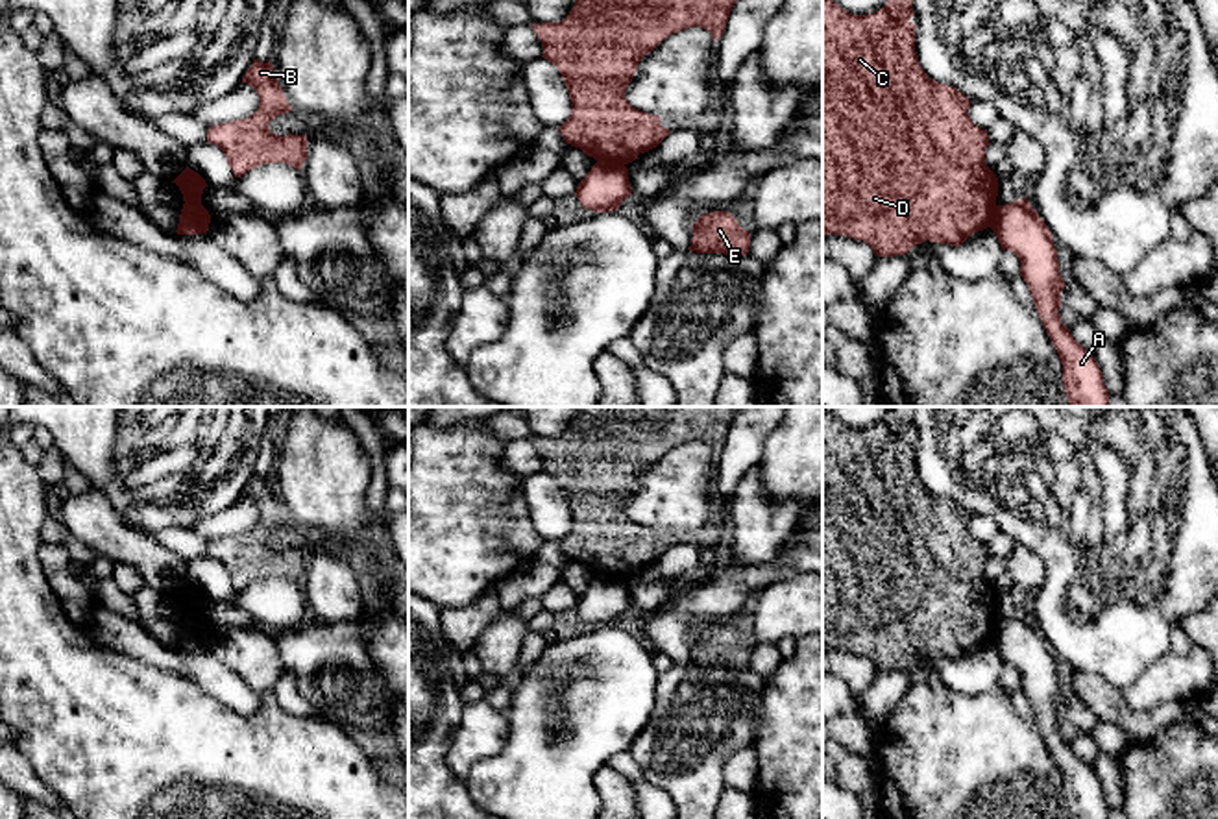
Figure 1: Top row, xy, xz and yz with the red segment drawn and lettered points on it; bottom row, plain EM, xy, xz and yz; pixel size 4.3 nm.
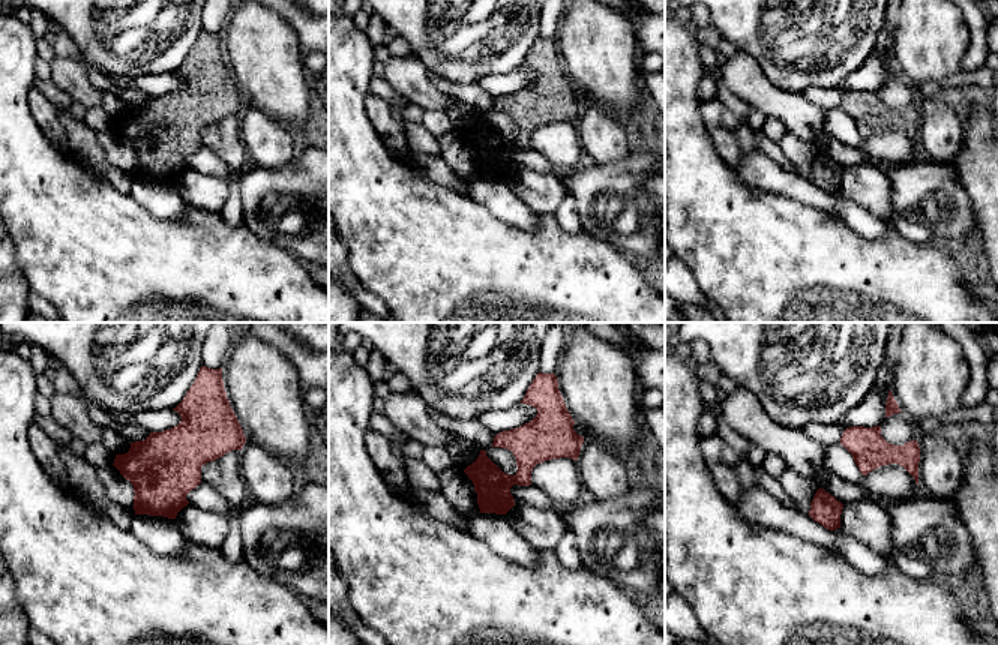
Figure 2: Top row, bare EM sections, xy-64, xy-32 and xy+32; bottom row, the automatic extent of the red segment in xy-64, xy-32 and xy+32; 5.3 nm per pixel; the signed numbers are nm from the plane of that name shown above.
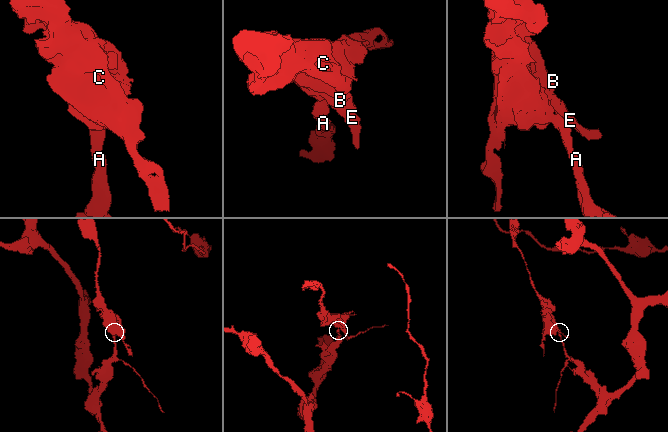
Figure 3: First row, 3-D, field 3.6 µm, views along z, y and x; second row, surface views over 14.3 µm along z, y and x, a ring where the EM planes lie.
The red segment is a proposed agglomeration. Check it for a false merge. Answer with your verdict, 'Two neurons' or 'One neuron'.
Two neurons

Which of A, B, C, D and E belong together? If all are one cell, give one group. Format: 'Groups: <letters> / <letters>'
Groups: A / B C D E

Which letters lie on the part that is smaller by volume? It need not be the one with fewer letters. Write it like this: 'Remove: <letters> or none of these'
Remove: B, C, D, E

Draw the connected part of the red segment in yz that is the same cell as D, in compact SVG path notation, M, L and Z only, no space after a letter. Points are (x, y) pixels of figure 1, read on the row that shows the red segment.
M822 0L822 237L845 235L867 242L878 257L906 255L926 240L961 246L991 227L998 177L985 163L987 129L970 116L970 100L933 81L915 52L913 0L887 0L869 15L852 15Z

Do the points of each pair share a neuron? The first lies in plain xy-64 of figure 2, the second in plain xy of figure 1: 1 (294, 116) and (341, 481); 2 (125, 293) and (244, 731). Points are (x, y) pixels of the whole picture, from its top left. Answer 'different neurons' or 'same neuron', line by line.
1: same neuron
2: same neuron

